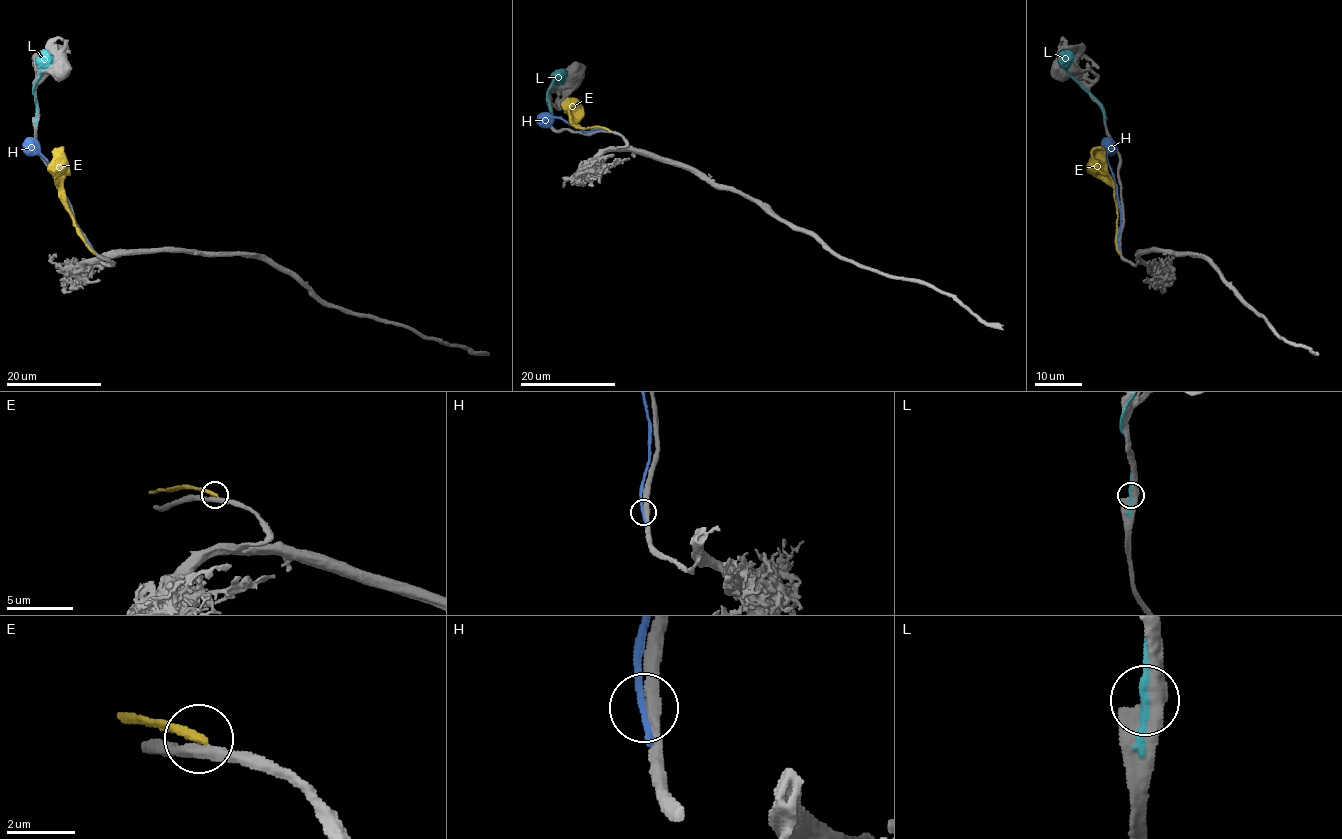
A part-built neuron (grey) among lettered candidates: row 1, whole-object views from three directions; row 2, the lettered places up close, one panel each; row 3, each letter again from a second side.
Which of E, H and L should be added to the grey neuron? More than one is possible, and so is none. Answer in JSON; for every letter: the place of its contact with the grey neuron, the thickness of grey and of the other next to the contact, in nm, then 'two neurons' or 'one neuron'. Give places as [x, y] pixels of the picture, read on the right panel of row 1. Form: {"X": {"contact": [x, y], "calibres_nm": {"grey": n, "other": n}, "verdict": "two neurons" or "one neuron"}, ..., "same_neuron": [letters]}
{"E": {"contact": [1118, 252], "calibres_nm": {"grey": 360, "other": 340}, "verdict": "two neurons"}, "H": {"contact": [1118, 244], "calibres_nm": {"grey": 360, "other": 200}, "verdict": "two neurons"}, "L": {"contact": [1104, 116], "calibres_nm": {"grey": 440, "other": 200}, "verdict": "two neurons"}, "same_neuron": []}

